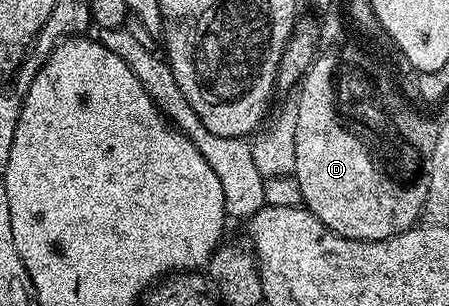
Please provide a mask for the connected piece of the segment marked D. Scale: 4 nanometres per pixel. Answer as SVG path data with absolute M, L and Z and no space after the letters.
M325 53L318 54L309 72L301 78L295 95L298 123L292 174L298 181L301 203L339 236L365 242L389 239L416 226L424 216L427 185L401 191L369 168L365 151L333 120L333 103L329 103L329 75L333 66L334 56L332 59Z

